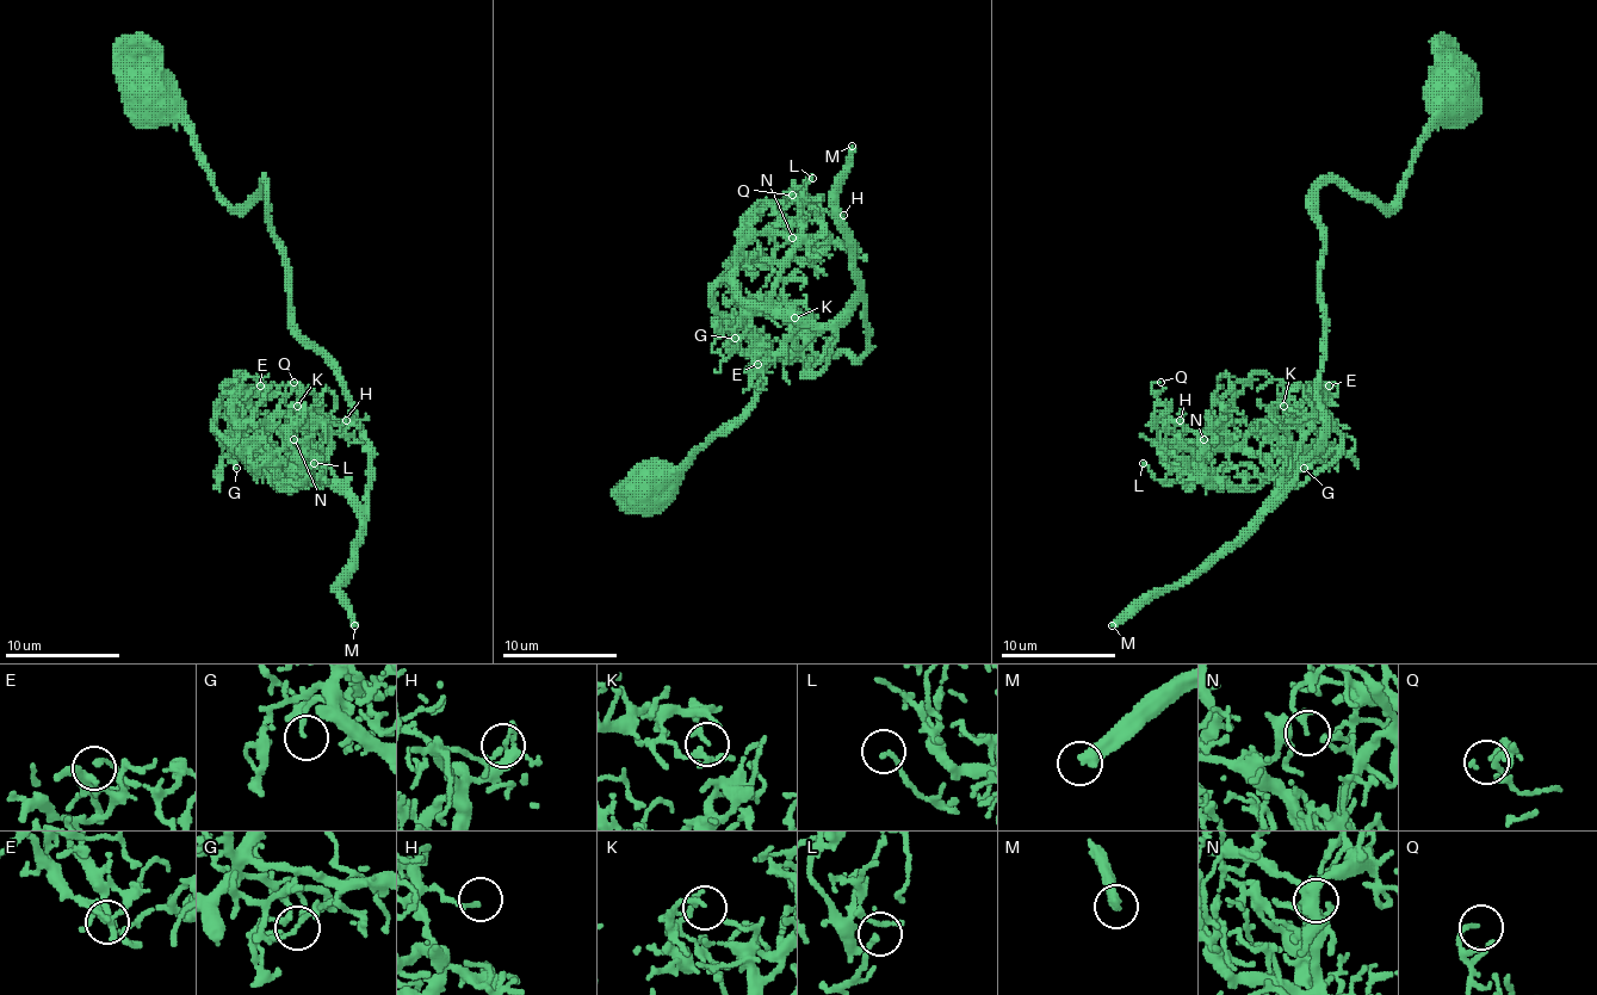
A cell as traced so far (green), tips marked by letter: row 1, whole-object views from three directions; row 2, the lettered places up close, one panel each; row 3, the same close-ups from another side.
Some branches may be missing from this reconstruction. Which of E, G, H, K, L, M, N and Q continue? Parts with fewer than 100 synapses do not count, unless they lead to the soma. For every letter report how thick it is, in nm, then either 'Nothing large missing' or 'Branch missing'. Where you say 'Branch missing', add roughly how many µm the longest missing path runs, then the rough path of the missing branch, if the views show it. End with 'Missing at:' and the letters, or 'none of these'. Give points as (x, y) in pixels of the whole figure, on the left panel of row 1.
E: Thickness 150 nm. Nothing large missing
G: Thickness 140 nm. Nothing large missing
H: Thickness 150 nm. Nothing large missing
K: Thickness 150 nm. Nothing large missing
L: Thickness 150 nm. Nothing large missing
M: Thickness 360 nm. Branch missing. Missing length about 160 µm
N: Thickness 130 nm. Nothing large missing
Q: Thickness 130 nm. Nothing large missing
Missing at: M

